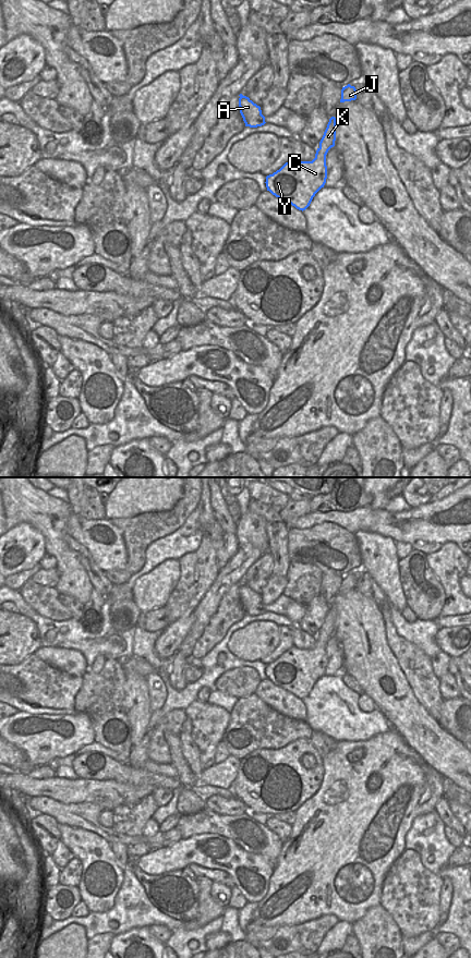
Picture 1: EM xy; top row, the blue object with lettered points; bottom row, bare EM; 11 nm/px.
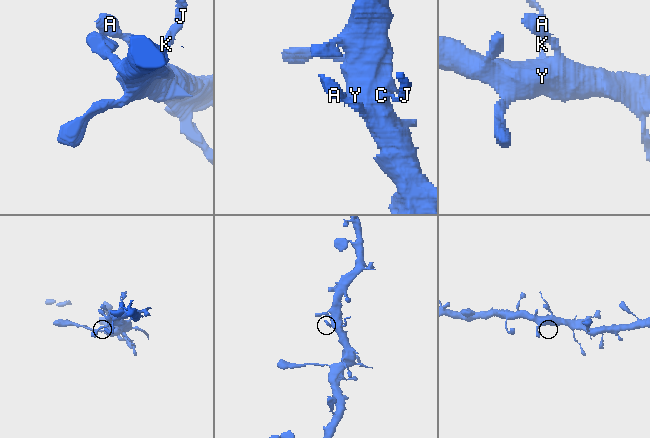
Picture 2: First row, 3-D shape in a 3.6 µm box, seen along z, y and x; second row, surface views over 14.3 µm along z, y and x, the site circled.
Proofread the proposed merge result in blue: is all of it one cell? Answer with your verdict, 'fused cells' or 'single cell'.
single cell

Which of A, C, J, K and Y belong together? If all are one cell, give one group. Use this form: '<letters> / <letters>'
A C J K Y

